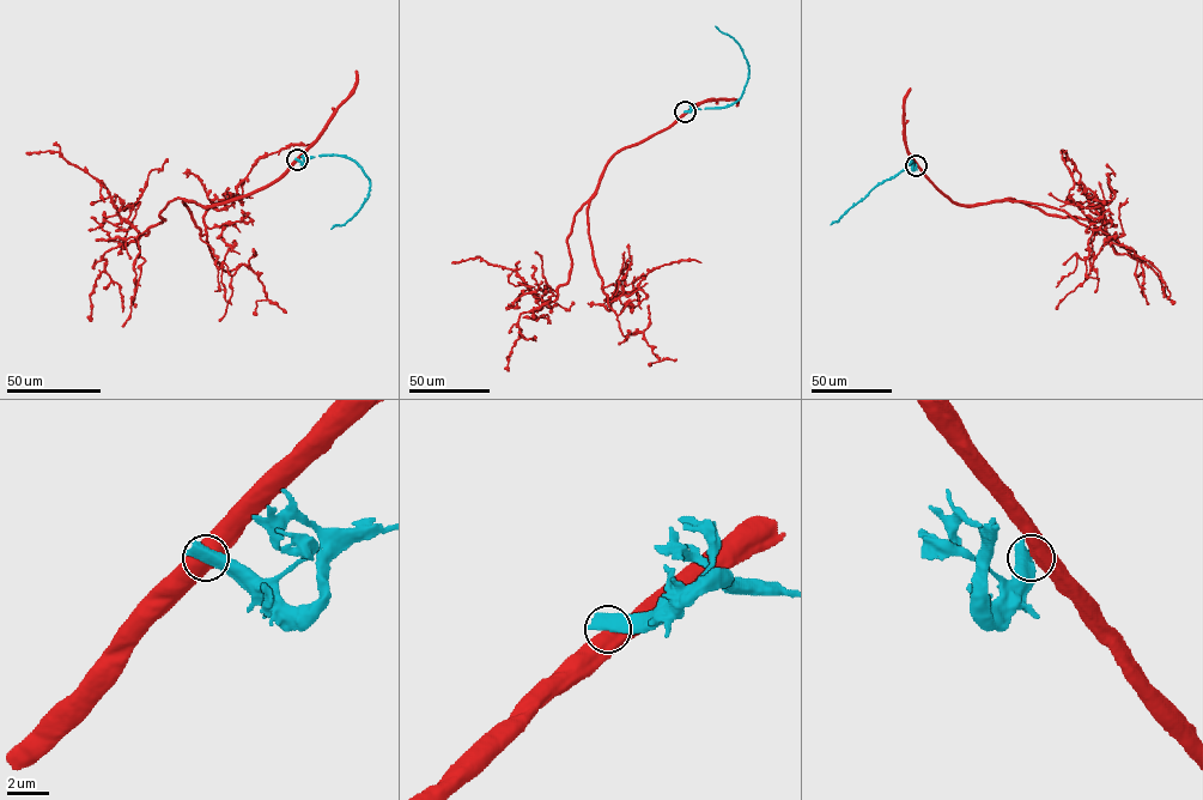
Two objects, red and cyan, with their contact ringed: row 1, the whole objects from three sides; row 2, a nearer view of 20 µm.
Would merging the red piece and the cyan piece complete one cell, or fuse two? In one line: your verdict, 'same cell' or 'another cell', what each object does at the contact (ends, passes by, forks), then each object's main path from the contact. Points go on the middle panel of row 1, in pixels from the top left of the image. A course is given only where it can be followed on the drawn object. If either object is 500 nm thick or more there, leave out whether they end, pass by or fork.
another cell; course red (685, 111), (611, 158), (575, 217), (571, 271), (554, 300), (541, 301), (514, 271), (479, 258), (451, 262); course cyan (685, 111), (727, 107), (741, 96), (747, 80), (747, 61), (740, 46), (715, 25)

